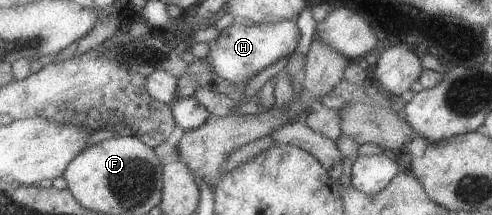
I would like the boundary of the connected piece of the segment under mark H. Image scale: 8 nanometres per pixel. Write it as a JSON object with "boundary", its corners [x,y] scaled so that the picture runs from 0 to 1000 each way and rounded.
{"boundary":[[[598,88],[496,121],[474,98],[445,149],[437,186],[423,200],[417,279],[425,288],[433,344],[470,391],[502,391],[518,344],[557,298],[567,270],[604,233],[610,149]]]}

